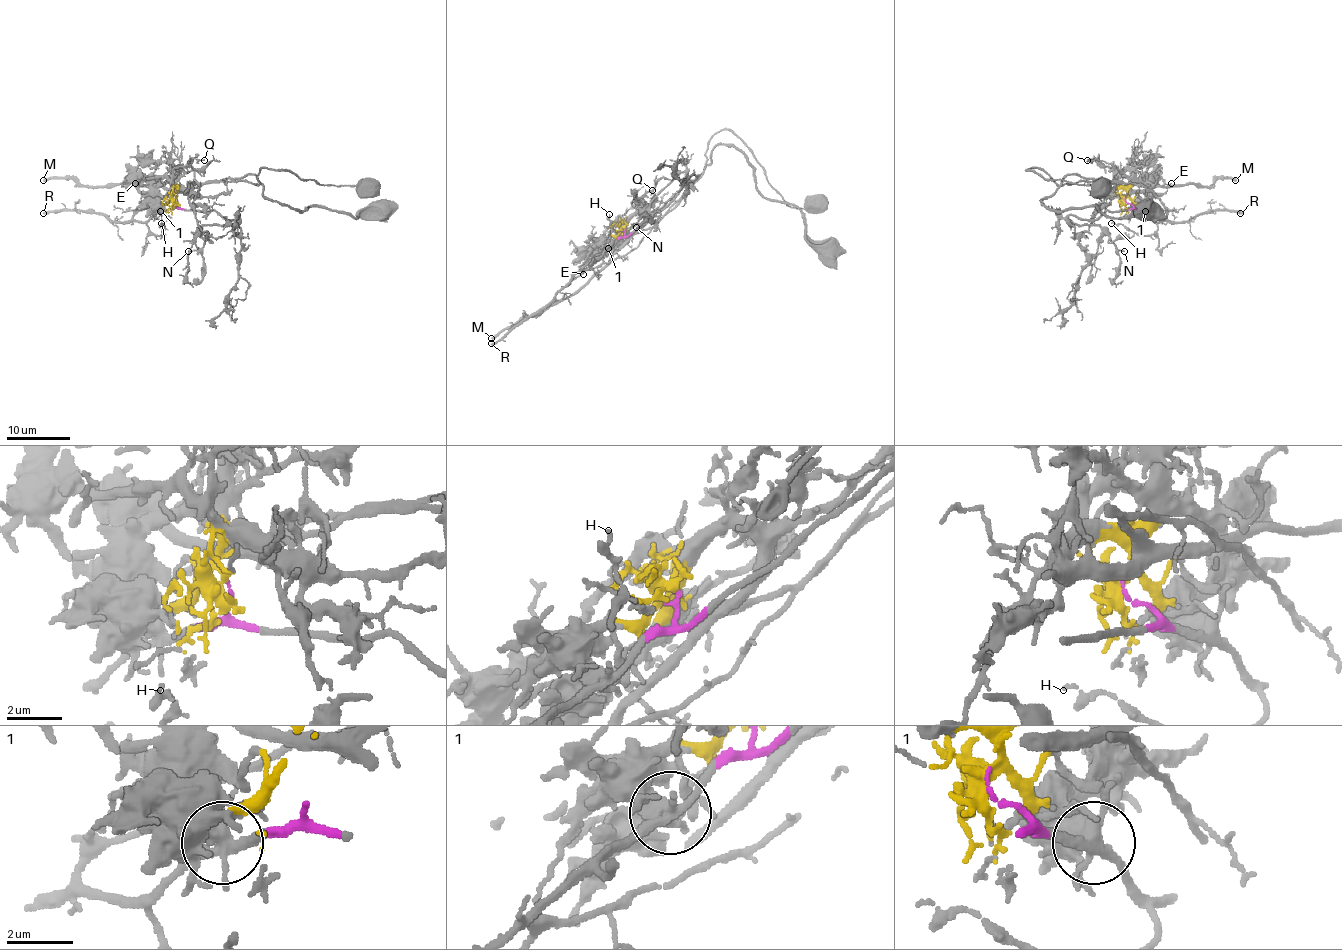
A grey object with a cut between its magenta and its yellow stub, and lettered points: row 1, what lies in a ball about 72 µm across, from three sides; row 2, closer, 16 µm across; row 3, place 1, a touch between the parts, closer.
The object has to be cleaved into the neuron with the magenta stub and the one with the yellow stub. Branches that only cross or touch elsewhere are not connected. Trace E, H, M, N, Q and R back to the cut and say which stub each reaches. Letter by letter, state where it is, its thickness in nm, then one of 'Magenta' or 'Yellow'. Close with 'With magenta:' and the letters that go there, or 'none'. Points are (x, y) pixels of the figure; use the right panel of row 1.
E: Place: (1171, 183). Thickness 140 nm. Yellow
H: Place: (1111, 223). Thickness 80 nm. Magenta
M: Place: (1235, 180). Thickness 320 nm. Yellow
N: Place: (1124, 251). Thickness 120 nm. Magenta
Q: Place: (1087, 160). Thickness 80 nm. Yellow
R: Place: (1240, 213). Thickness 300 nm. Magenta
With magenta: H, N, R

